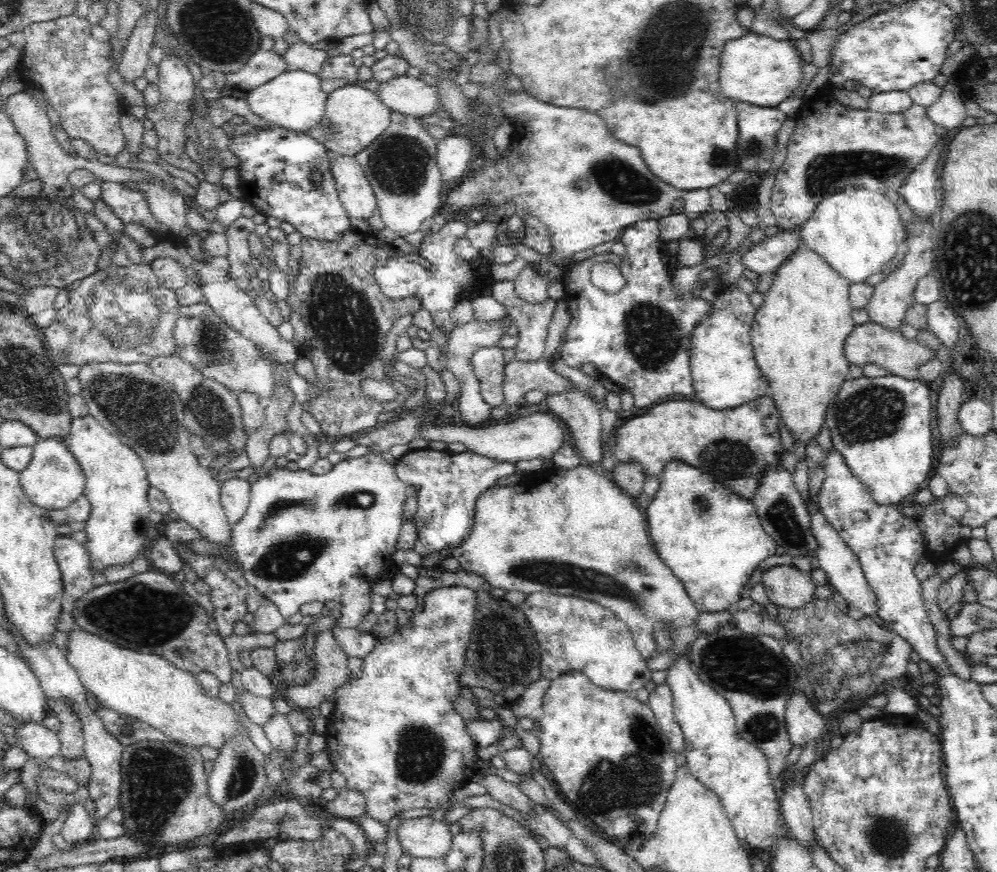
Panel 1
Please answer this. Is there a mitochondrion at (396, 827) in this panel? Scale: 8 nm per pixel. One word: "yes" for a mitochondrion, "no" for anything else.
no

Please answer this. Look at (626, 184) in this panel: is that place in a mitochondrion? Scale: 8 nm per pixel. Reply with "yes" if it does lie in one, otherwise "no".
yes

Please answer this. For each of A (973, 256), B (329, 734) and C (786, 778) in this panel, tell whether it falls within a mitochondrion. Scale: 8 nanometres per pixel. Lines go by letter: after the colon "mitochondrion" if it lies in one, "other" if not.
A: mitochondrion
B: other
C: other

